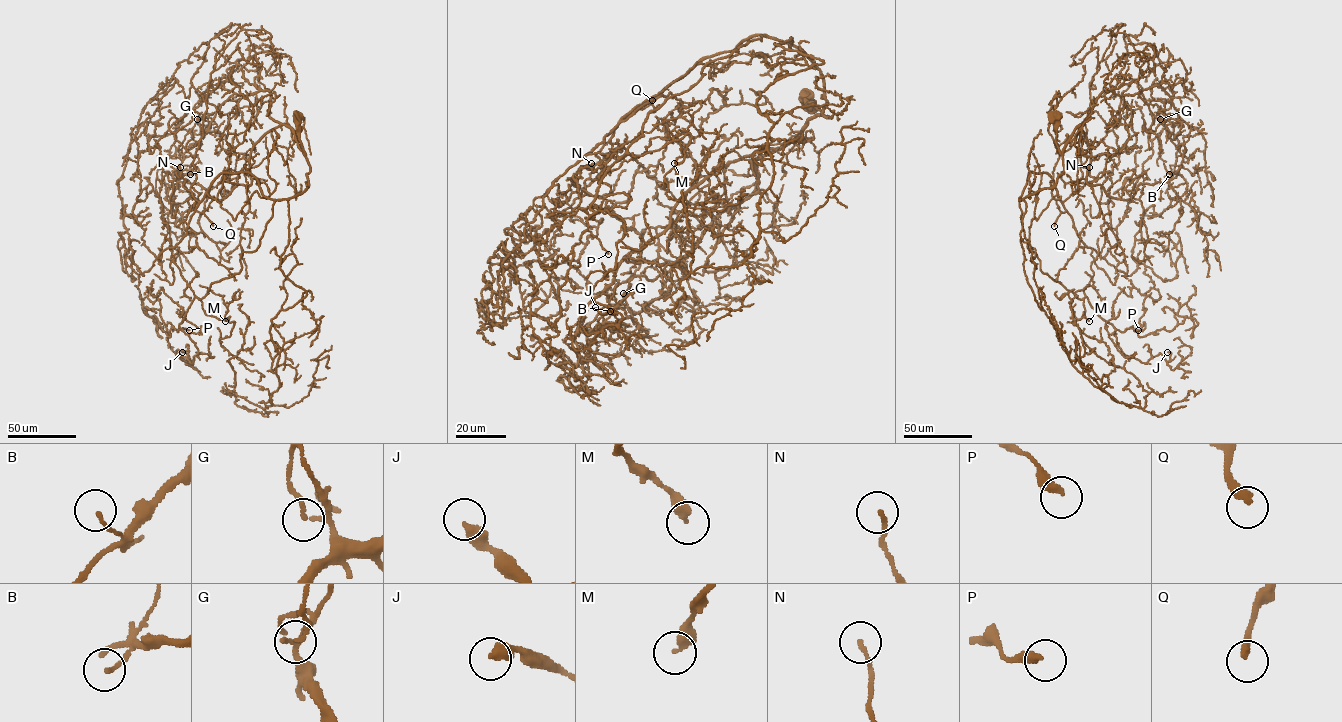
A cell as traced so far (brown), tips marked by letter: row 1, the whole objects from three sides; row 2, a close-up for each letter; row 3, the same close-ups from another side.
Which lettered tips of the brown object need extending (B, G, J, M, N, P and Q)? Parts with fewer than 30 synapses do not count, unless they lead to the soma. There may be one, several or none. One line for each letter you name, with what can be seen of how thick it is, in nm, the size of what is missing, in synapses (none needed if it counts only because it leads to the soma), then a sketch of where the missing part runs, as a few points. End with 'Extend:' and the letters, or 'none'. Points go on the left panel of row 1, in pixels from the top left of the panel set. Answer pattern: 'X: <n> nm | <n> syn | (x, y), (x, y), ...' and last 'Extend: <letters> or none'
Q: 300 nm | 90 syn | (213, 226), (216, 240), (246, 280), (262, 242), (278, 227), (279, 215), (293, 210), (290, 182)
Extend: Q

